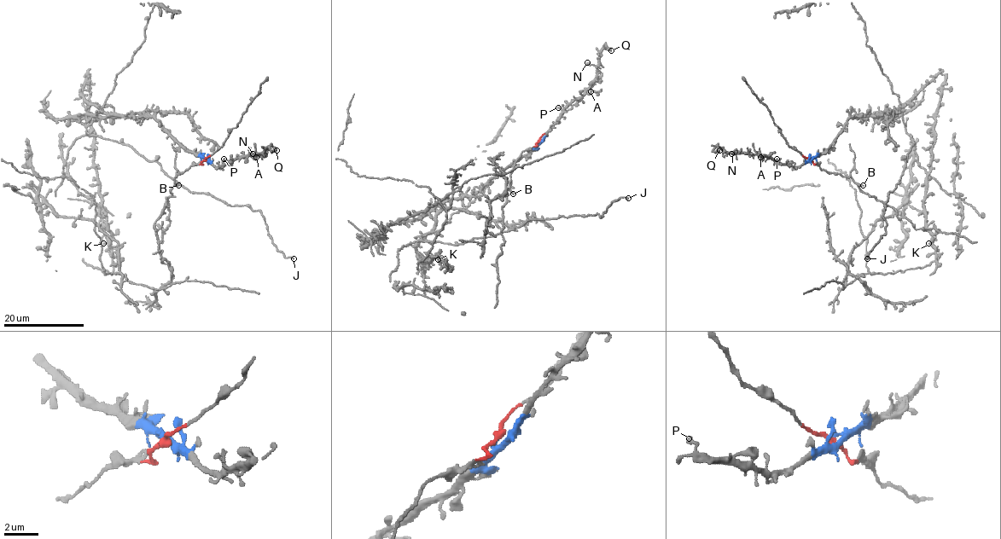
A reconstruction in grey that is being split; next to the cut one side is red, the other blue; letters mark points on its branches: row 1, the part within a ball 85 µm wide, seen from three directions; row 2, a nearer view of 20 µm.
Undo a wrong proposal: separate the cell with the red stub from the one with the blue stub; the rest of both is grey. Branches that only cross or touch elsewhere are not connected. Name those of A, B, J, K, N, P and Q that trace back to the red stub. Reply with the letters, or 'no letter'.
B

